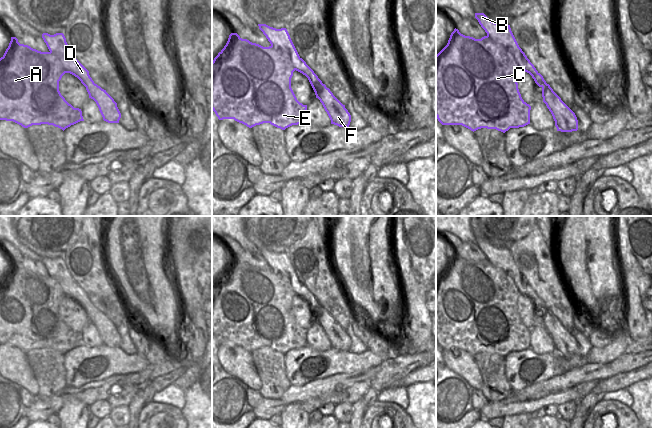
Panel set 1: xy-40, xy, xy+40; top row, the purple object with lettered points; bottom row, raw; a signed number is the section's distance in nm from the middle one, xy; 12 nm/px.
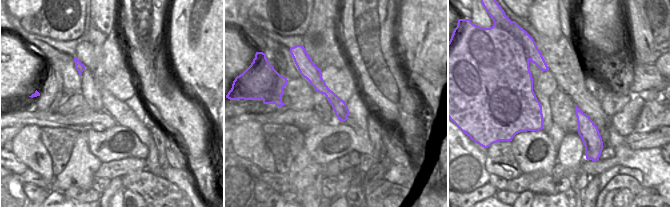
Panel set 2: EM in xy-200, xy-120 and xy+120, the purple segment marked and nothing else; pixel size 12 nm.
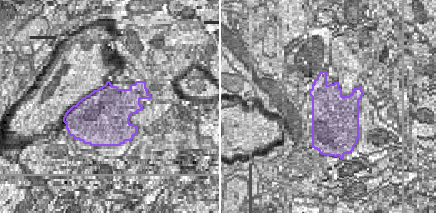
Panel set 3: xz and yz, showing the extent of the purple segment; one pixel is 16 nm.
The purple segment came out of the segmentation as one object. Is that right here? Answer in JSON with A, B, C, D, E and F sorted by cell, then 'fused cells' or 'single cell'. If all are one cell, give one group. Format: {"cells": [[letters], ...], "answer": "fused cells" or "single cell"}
{"cells": [["A", "C", "E"], ["B", "D", "F"]], "answer": "fused cells"}

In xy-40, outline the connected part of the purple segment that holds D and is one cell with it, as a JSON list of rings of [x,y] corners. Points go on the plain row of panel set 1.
[[[43,257],[42,262],[49,275],[59,281],[66,297],[70,297],[77,301],[86,311],[89,322],[96,326],[103,344],[108,347],[119,347],[121,337],[117,331],[117,327],[106,316],[106,314],[94,307],[89,299],[89,295],[71,276],[64,258],[56,257],[54,259],[50,259],[48,257]]]

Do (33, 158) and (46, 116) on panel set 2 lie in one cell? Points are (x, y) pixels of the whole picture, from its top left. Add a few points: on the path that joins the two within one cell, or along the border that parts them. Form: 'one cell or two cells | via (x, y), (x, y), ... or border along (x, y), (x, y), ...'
two cells | border along (23, 126), (37, 125), (40, 128)

